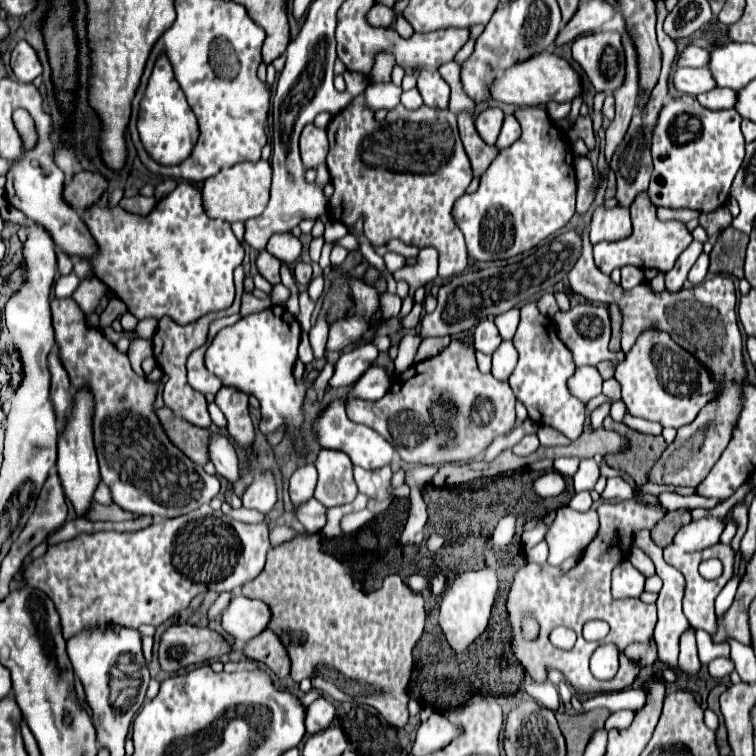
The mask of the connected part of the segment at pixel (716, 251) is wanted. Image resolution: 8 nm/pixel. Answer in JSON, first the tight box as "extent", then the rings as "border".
{"extent":[709,226,749,278],"border":[[[729,226],[713,244],[713,250],[709,254],[709,274],[729,274],[743,278],[743,260],[747,242],[749,236]]]}

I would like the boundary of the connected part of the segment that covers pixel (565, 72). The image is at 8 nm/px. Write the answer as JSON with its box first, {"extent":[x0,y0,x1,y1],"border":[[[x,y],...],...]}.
{"extent":[489,52,583,106],"border":[[[539,52],[531,56],[531,60],[523,60],[515,64],[511,70],[501,72],[493,80],[489,94],[491,94],[491,100],[513,104],[513,106],[539,106],[551,100],[569,102],[575,96],[583,94],[583,84],[581,84],[579,74],[561,56],[553,52]]]}

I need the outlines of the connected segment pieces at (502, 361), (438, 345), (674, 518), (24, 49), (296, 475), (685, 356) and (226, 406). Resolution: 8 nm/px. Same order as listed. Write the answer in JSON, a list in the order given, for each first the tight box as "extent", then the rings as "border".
[{"extent":[491,340,517,380],"border":[[[511,340],[507,342],[501,342],[499,348],[495,350],[493,354],[493,368],[491,368],[491,374],[497,378],[497,380],[507,380],[513,372],[517,364],[517,352],[515,352],[515,346]]]},{"extent":[415,336,451,362],"border":[[[441,336],[441,338],[423,338],[421,344],[419,344],[419,348],[417,348],[415,362],[427,360],[427,358],[439,354],[439,352],[445,350],[449,344],[451,344],[451,338],[449,338],[449,336]]]},{"extent":[651,510,691,548],"border":[[[673,510],[667,516],[663,516],[659,524],[655,524],[655,528],[651,530],[651,538],[655,540],[655,544],[665,548],[665,544],[673,542],[673,536],[677,534],[677,530],[689,522],[691,522],[691,516],[687,510]]]},{"extent":[9,40,43,82],"border":[[[25,40],[17,42],[17,46],[11,52],[9,64],[11,64],[11,70],[19,82],[33,82],[43,72],[35,50]]]},{"extent":[289,464,317,506],"border":[[[313,464],[299,466],[293,472],[291,480],[289,480],[289,494],[291,494],[293,506],[299,506],[301,502],[309,500],[313,496],[315,484],[317,484],[317,470],[315,470],[315,466]]]},{"extent":[613,328,719,428],"border":[[[655,328],[639,334],[637,344],[625,354],[625,360],[615,366],[613,376],[621,384],[621,398],[631,416],[659,422],[663,428],[681,428],[689,424],[689,418],[695,418],[705,404],[719,396],[719,384],[711,380],[711,372],[707,372],[707,368],[703,368],[695,356],[675,344],[667,332]]]},{"extent":[215,388,253,450],"border":[[[221,388],[215,394],[215,404],[227,418],[227,432],[237,440],[241,450],[253,446],[253,424],[249,418],[247,396],[235,388]]]}]

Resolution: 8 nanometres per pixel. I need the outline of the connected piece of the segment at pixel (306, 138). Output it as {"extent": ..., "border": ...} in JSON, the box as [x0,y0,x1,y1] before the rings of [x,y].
{"extent":[299,124,329,168],"border":[[[313,124],[303,128],[299,138],[299,148],[301,148],[301,160],[305,168],[317,168],[319,164],[323,164],[329,150],[325,130],[315,128]]]}

